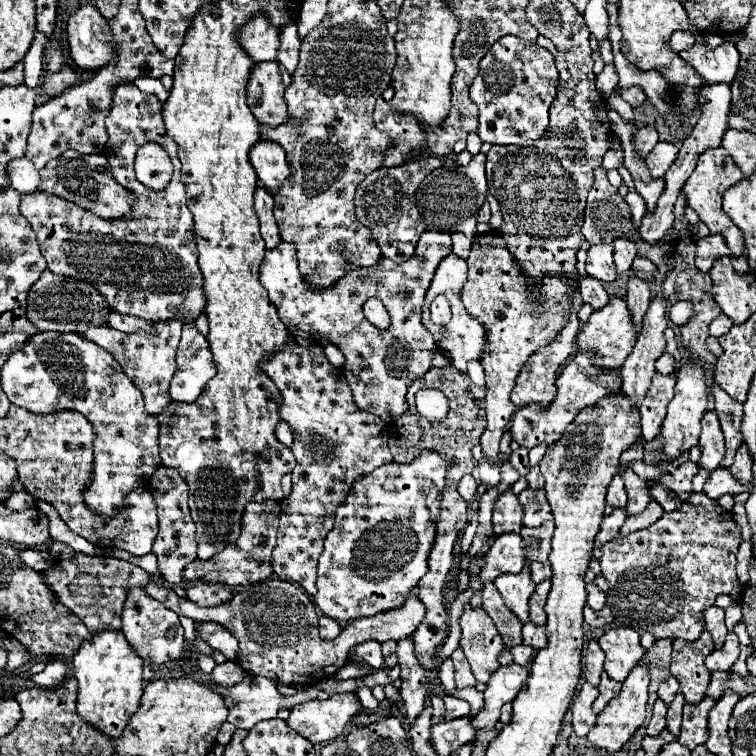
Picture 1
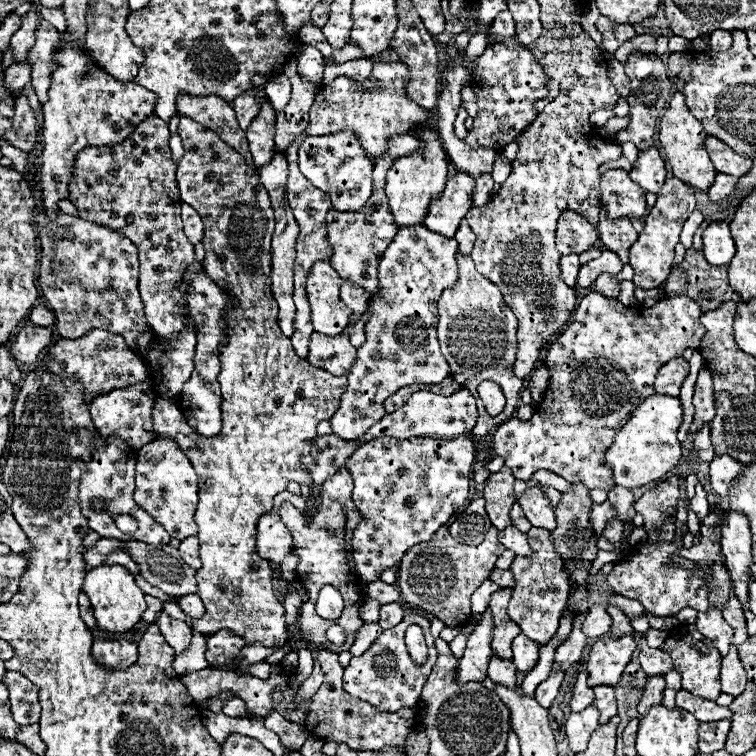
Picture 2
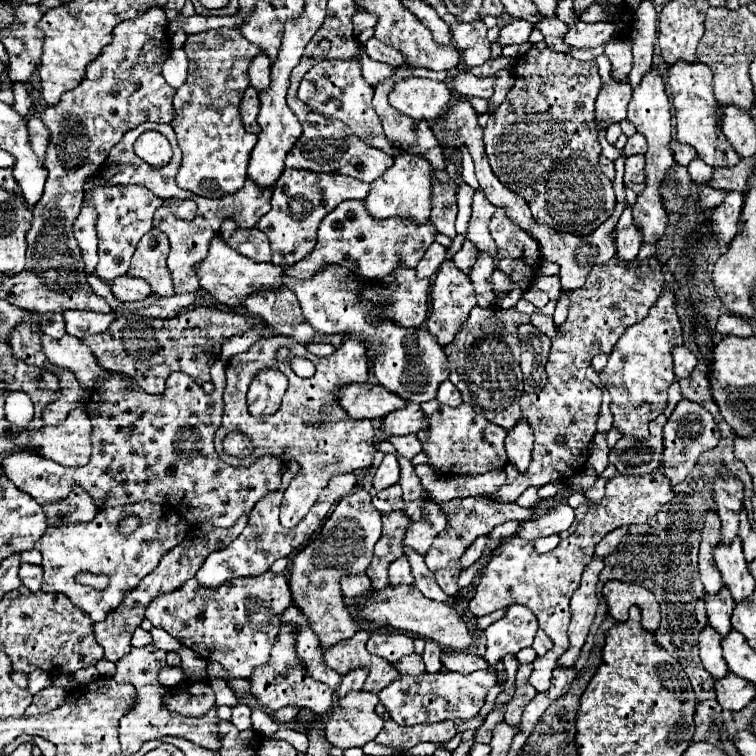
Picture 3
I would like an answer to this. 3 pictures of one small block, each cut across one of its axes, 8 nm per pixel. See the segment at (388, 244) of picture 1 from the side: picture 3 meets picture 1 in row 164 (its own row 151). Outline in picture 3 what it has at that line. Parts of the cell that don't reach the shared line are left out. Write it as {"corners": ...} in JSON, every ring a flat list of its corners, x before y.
{"corners":[[402,64,402,66,398,66,398,68,394,68,394,74,392,74,390,78,382,80,382,82,374,88,374,100,372,100,372,104,374,104,376,114,378,114,380,120,382,120,384,136,386,136,386,140,388,140,392,146,400,148,402,152,406,152,406,154,416,154,416,156,428,160,428,162,432,164,432,176,434,176,436,180,440,180,440,182,450,182,450,176,448,176,448,172,444,170,444,168,446,168,446,160,444,160,444,156,442,156,442,150,440,150,436,138,432,136,432,130,428,128,428,124,426,124,424,120,414,120,414,118,406,118,406,116,400,118,400,112,396,112,396,110,384,110,384,104,388,104,388,92,392,90,392,86,394,86,396,82,408,78,408,76,444,80,444,78,446,78,446,72,434,72,434,70,428,70,428,68,412,68,412,66,408,66,408,64]]}

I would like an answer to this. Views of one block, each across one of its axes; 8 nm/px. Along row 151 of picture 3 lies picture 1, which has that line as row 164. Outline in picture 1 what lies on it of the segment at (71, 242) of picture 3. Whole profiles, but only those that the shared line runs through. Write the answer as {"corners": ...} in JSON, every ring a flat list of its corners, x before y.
{"corners":[[64,152,56,160,50,160,40,170,40,192,56,194,64,200,72,200,76,206,104,218,104,220,120,220,120,216,128,216,134,210,134,202,138,196,126,188,122,188,114,176,112,166,108,164,104,154,80,154,80,152]]}

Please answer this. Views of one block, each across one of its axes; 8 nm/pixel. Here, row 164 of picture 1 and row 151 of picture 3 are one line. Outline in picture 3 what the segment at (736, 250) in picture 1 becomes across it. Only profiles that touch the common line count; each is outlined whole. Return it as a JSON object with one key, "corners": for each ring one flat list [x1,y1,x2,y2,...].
{"corners":[[674,64,668,68,668,84,676,114,676,140,686,142,696,148,698,158,702,158,708,166,736,166,740,156,732,148,732,144,722,134,720,106,716,104,712,90,712,70,706,64]]}

